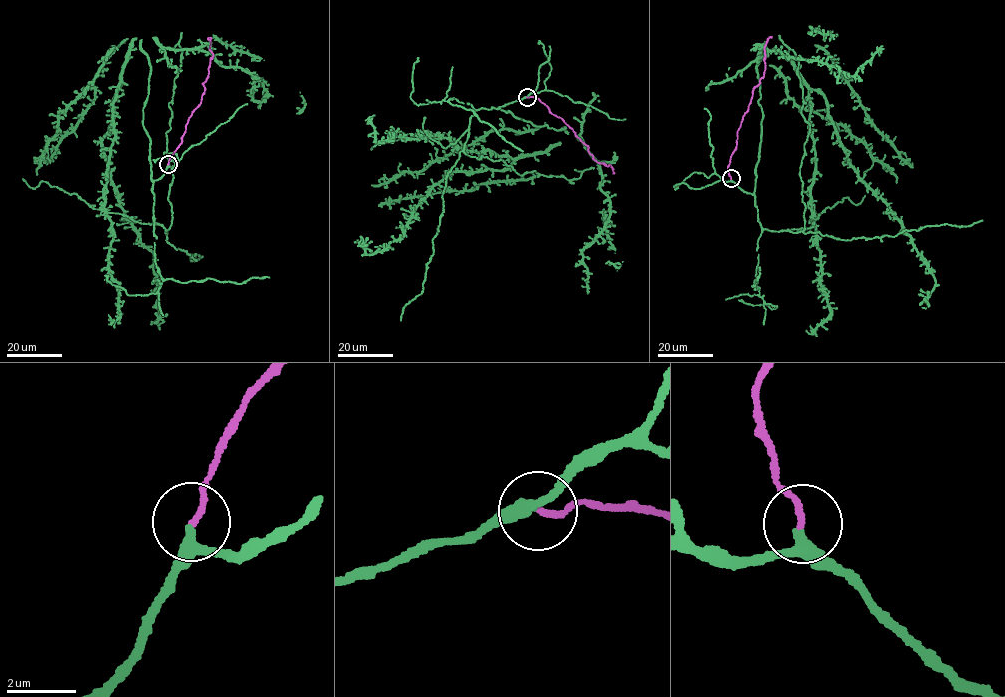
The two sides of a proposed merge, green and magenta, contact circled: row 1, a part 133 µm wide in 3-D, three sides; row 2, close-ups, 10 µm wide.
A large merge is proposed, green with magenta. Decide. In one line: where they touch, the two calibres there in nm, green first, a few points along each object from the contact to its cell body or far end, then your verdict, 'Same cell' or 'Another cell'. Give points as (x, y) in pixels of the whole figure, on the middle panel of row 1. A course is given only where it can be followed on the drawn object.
Place: (527, 97). Thickness 280 nm (green) against 170 nm. Course of green: (526, 97), (478, 109), (444, 148), (429, 136), (511, 165), (450, 172), (401, 239), (368, 254), (361, 240). Course of magenta: (527, 97), (537, 97), (551, 113), (563, 119), (588, 146), (594, 160), (611, 165), (614, 173). Same cell

